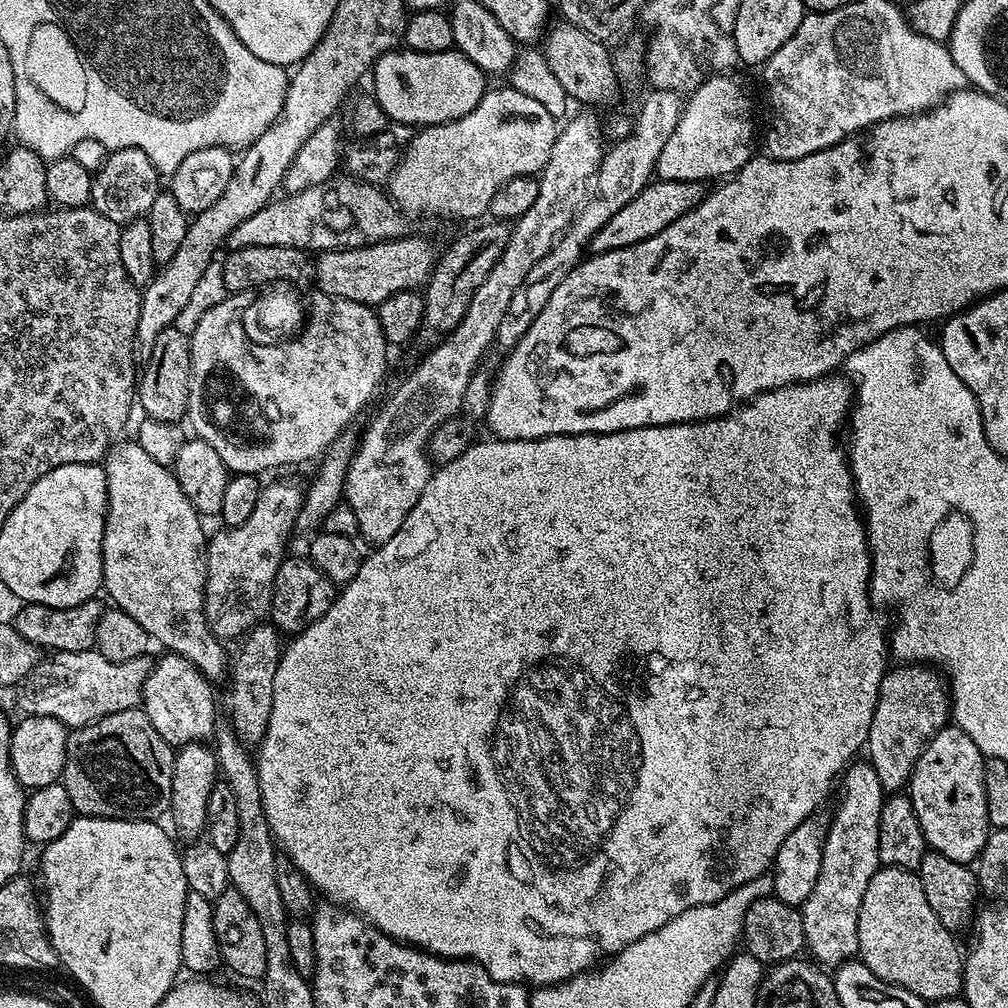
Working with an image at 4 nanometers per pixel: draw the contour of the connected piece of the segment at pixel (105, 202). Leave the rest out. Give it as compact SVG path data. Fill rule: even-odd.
M134 147L113 149L91 182L90 206L96 212L121 226L145 217L153 208L154 198L160 191L160 173L142 150Z

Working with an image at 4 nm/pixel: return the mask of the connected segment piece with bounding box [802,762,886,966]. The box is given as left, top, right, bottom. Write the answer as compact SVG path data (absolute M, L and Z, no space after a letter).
M853 762L843 773L843 780L844 797L836 813L830 816L822 850L822 870L818 870L818 882L814 882L814 890L802 906L807 951L812 951L813 961L824 966L839 966L859 953L858 910L862 906L862 894L866 894L870 878L874 878L877 868L881 867L878 822L886 793L878 782L878 774L874 774L870 763Z

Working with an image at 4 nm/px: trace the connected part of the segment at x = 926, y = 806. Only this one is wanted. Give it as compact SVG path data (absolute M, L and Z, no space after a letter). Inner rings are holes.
M949 726L924 747L908 779L906 795L922 826L925 845L931 851L946 854L946 858L954 858L954 862L971 865L979 857L990 831L986 790L982 786L985 759L970 734Z

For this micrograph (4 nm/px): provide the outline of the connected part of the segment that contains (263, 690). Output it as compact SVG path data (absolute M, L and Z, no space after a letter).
M271 622L255 624L243 637L239 645L240 653L234 656L230 668L232 689L228 692L228 710L232 714L230 723L236 731L236 737L245 746L259 745L266 734L266 726L270 724L270 710L274 710L274 674L280 664L282 655L281 633Z

